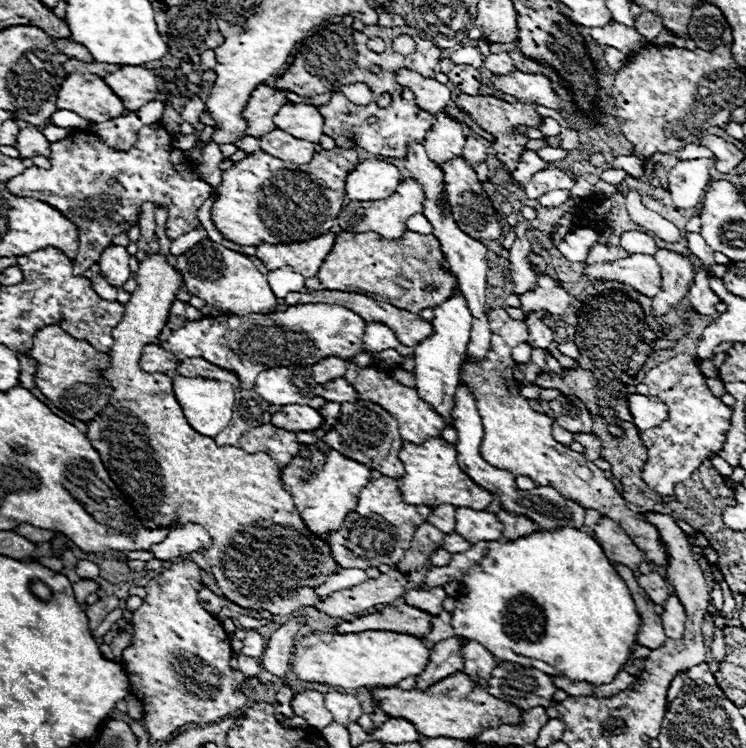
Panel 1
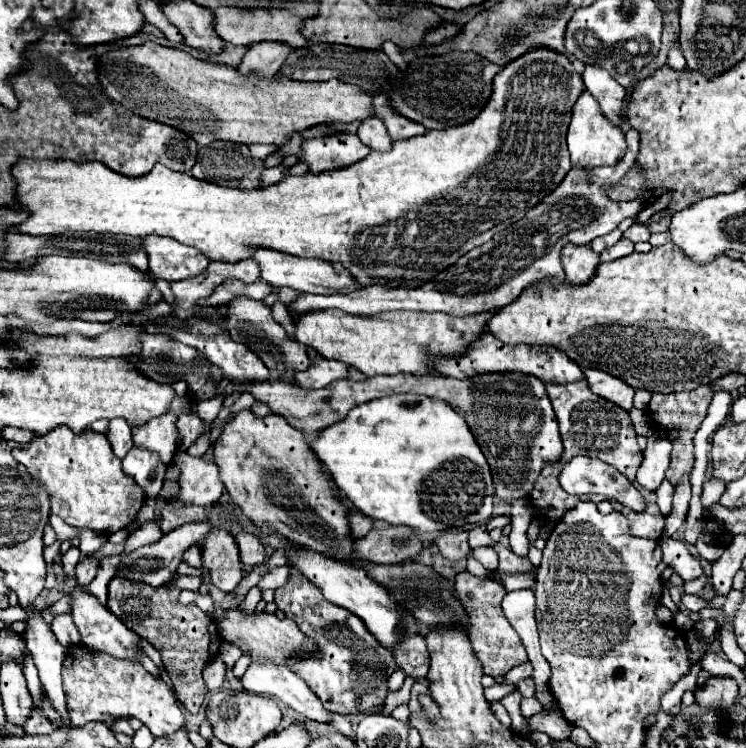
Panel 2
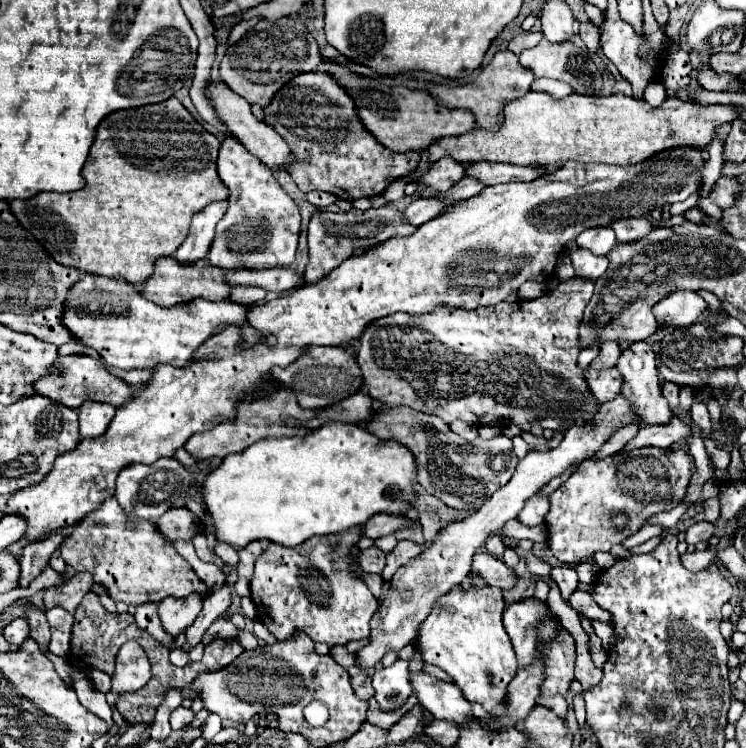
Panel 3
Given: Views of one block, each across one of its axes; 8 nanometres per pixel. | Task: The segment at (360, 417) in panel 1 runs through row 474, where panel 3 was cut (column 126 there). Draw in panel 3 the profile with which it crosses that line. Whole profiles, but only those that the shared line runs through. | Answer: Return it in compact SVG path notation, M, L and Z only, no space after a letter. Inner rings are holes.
M60 356L60 368L62 374L60 376L48 376L48 378L40 378L40 382L36 382L36 392L52 398L54 402L68 406L68 408L80 408L80 404L84 400L96 400L96 402L106 402L112 406L122 406L124 402L130 402L132 398L132 386L126 384L124 380L112 376L106 368L104 362L100 358L92 358L92 356Z

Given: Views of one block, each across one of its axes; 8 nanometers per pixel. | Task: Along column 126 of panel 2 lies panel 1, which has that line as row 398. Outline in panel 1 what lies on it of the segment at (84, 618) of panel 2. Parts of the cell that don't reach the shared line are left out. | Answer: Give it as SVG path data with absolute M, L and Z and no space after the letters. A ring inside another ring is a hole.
M628 394L630 412L634 414L634 424L638 430L648 430L660 426L668 418L668 406L656 396Z

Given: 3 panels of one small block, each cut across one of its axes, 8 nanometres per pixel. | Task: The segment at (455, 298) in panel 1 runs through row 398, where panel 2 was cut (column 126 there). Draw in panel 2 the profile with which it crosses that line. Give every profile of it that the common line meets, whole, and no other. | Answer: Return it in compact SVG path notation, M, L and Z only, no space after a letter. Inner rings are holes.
M114 418L108 422L108 432L106 438L112 444L112 450L118 458L124 458L128 454L128 450L134 446L132 442L132 430L130 426L122 420L122 418Z

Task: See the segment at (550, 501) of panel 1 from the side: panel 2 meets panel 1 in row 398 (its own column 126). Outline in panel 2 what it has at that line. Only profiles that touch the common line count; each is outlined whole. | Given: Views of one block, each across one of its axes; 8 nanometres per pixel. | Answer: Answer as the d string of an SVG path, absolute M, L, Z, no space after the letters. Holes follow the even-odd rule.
M132 448L122 460L122 470L142 486L148 498L156 498L162 490L166 464L160 462L154 452L148 452L144 448Z

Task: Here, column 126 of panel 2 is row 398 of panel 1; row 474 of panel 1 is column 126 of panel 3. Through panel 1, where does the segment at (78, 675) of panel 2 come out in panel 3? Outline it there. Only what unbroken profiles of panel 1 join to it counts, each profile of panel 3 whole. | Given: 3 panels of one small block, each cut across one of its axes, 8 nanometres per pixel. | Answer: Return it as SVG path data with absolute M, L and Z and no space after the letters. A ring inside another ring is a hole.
M128 640L116 658L116 672L112 676L112 692L108 692L108 704L114 704L120 692L140 690L150 680L150 664L144 650Z

